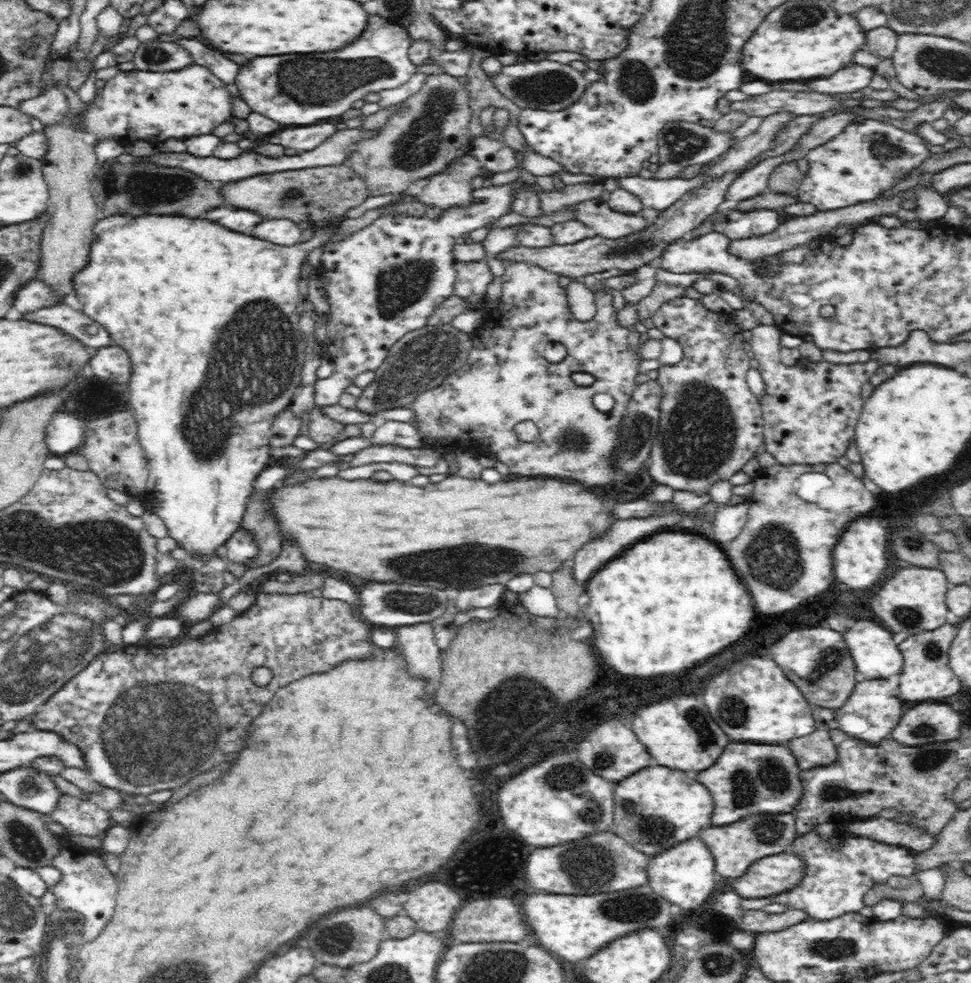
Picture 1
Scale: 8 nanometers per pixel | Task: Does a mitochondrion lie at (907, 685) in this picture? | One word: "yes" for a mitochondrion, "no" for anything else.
no

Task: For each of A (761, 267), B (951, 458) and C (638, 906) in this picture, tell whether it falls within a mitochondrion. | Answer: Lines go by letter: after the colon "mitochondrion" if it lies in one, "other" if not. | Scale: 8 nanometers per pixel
A: other
B: other
C: mitochondrion

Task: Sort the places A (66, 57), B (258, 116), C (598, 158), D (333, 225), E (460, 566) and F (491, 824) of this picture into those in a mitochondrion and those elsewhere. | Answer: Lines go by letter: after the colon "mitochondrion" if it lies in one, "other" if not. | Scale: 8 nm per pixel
A: other
B: other
C: other
D: other
E: mitochondrion
F: other

